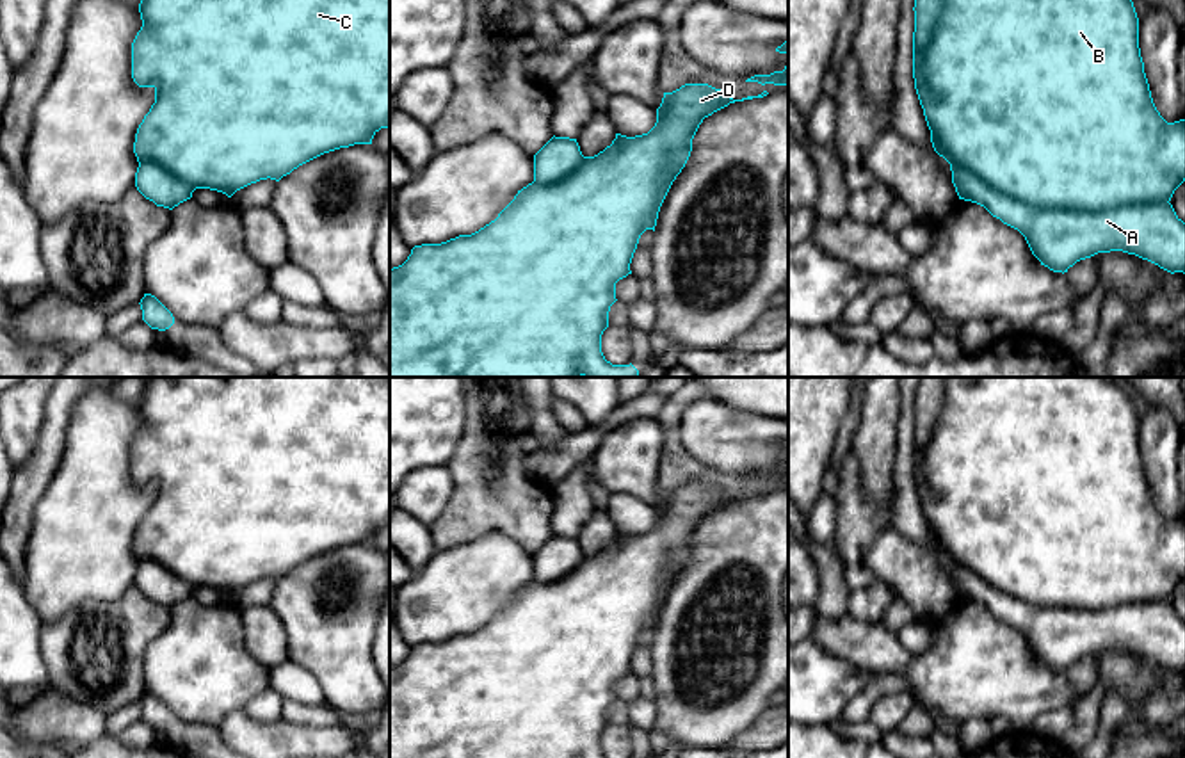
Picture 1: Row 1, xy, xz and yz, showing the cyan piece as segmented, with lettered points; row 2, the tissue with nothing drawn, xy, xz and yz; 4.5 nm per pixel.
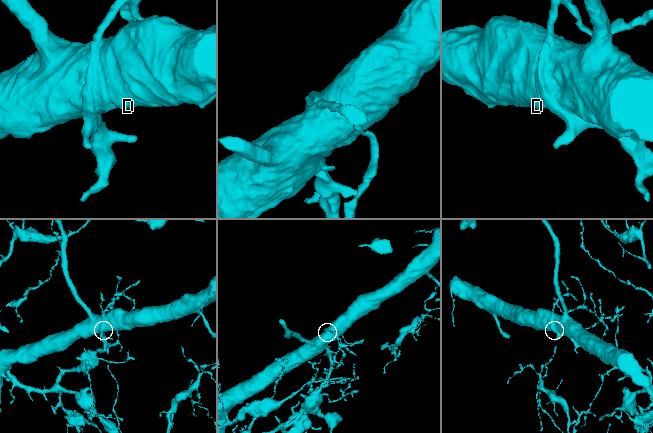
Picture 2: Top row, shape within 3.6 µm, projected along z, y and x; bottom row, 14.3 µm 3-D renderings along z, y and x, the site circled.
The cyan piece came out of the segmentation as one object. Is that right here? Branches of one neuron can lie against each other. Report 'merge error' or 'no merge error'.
merge error

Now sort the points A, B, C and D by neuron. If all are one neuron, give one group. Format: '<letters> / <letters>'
A / B C D

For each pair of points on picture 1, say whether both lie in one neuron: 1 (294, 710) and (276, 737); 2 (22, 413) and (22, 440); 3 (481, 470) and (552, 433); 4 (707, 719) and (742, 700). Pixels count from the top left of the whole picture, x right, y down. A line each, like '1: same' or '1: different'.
1: different
2: same
3: different
4: same

